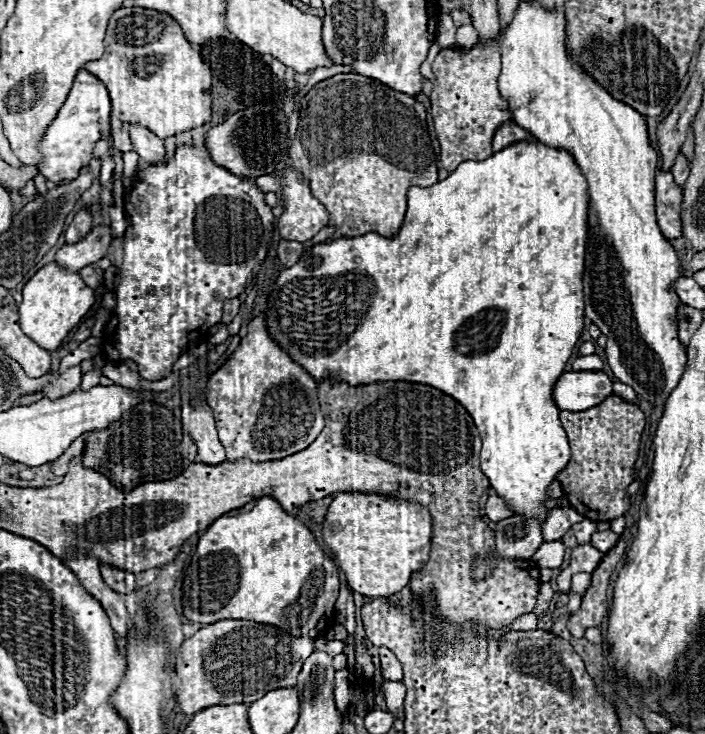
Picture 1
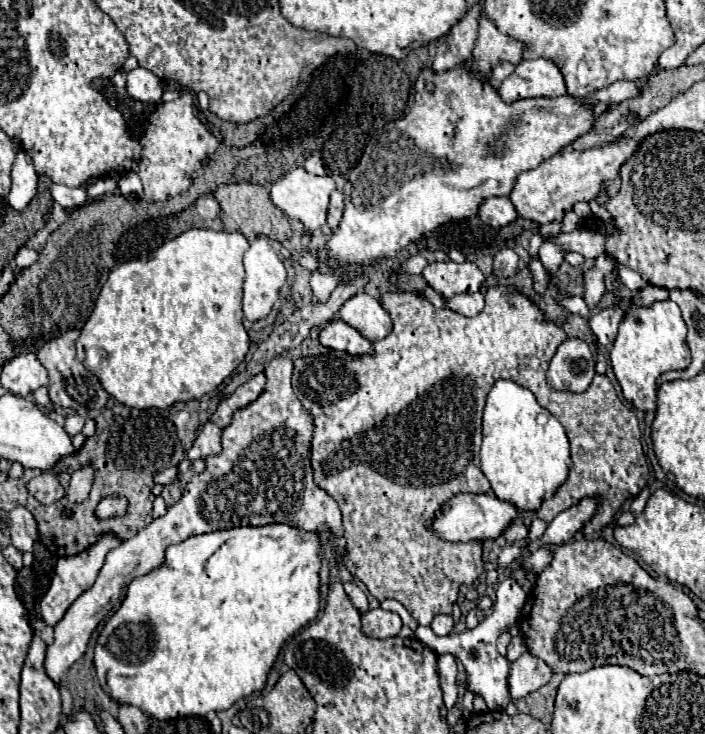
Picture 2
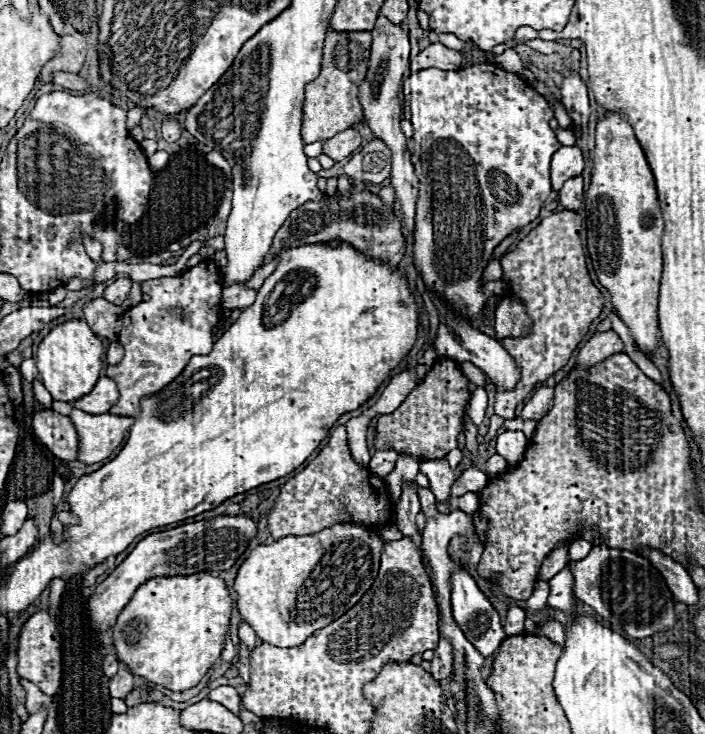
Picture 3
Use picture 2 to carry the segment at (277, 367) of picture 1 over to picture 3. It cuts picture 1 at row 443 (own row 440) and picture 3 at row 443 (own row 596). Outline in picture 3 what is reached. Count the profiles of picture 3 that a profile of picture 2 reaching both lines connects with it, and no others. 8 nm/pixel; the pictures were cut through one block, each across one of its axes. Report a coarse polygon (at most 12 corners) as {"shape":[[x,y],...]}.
{"shape":[[72,408],[76,460],[96,464],[122,442],[134,418]]}

